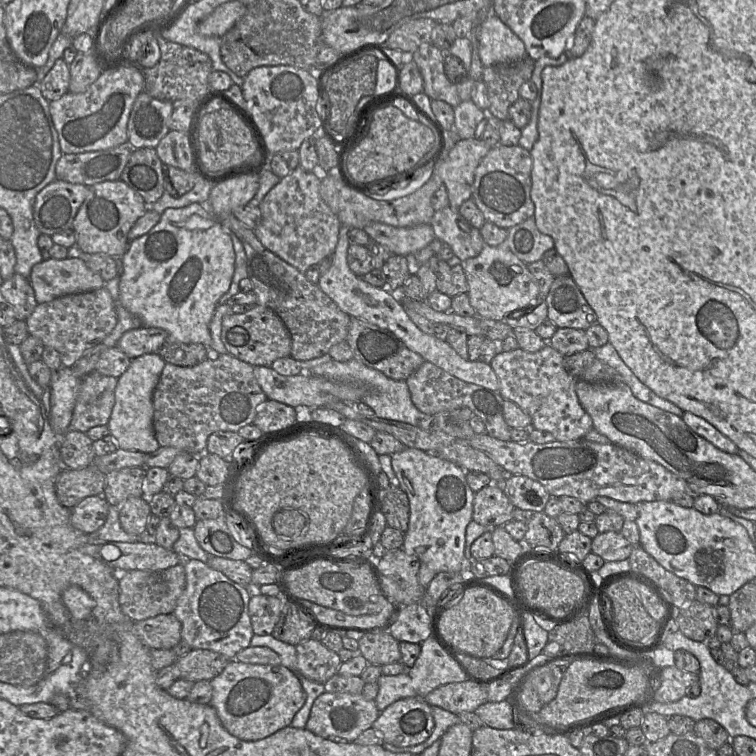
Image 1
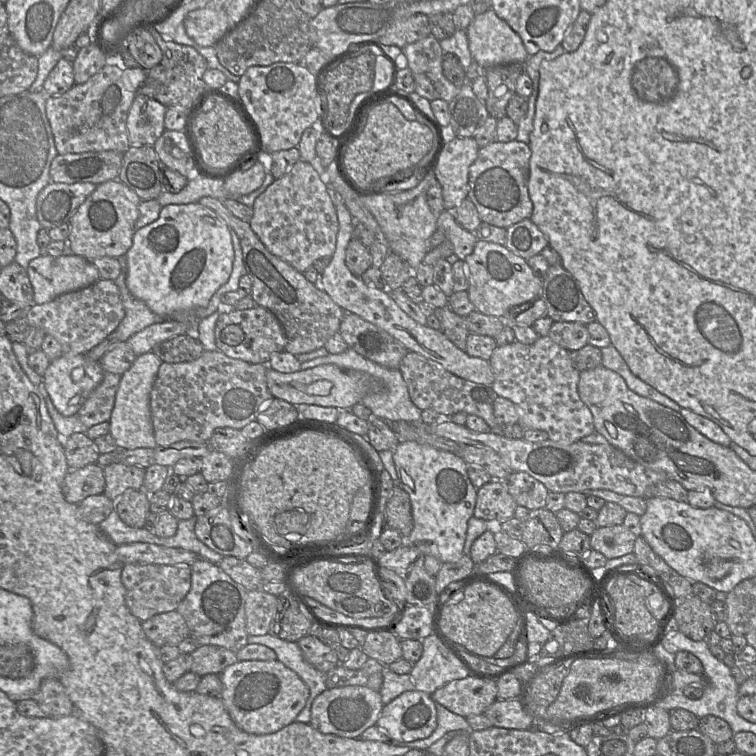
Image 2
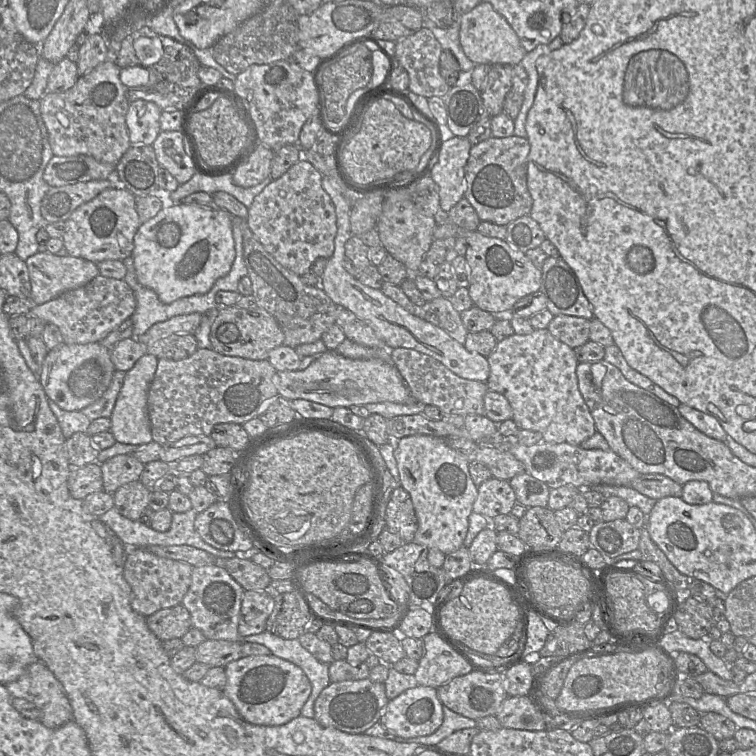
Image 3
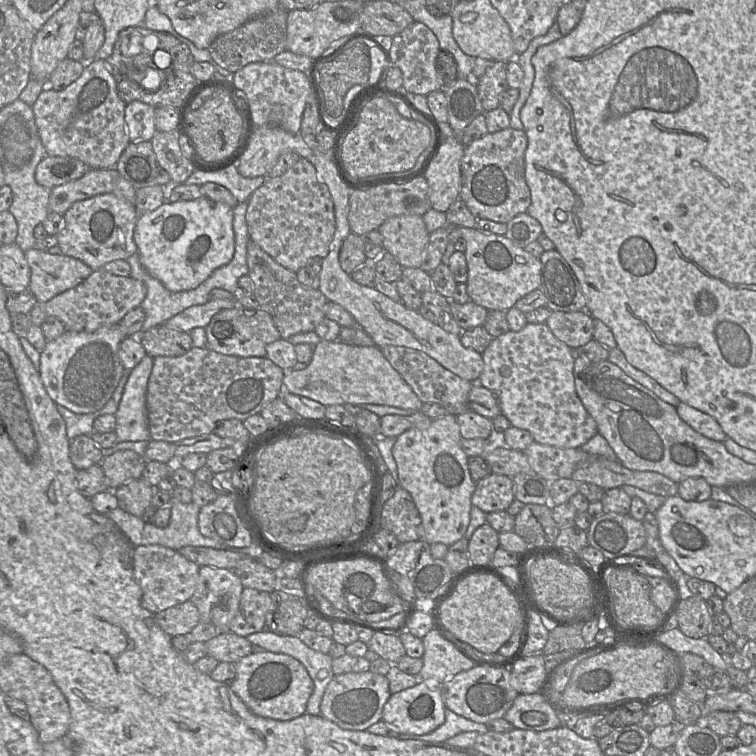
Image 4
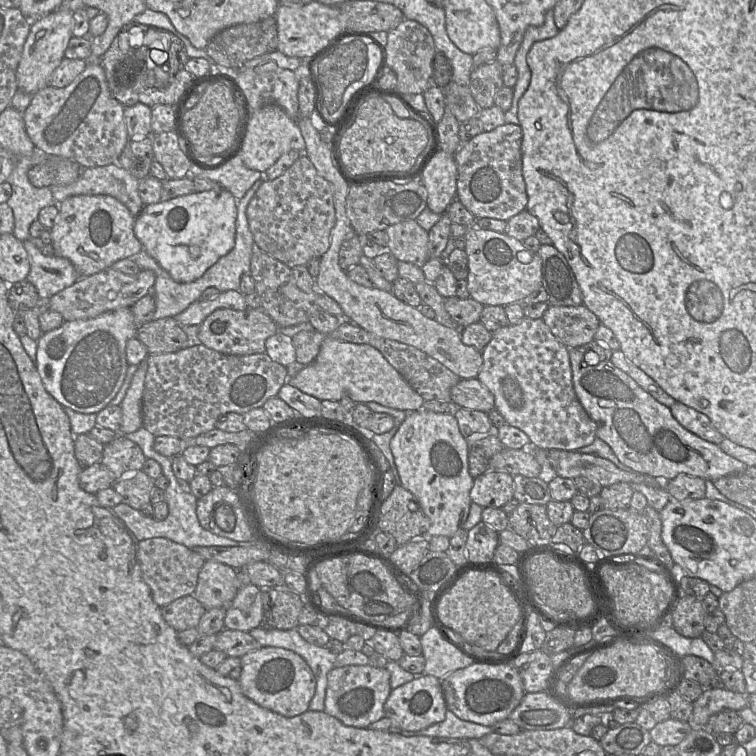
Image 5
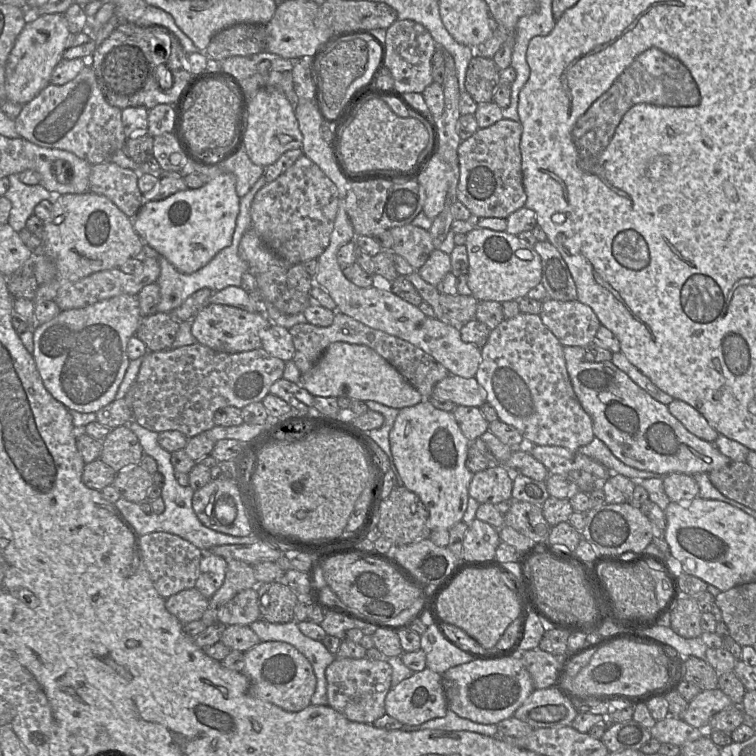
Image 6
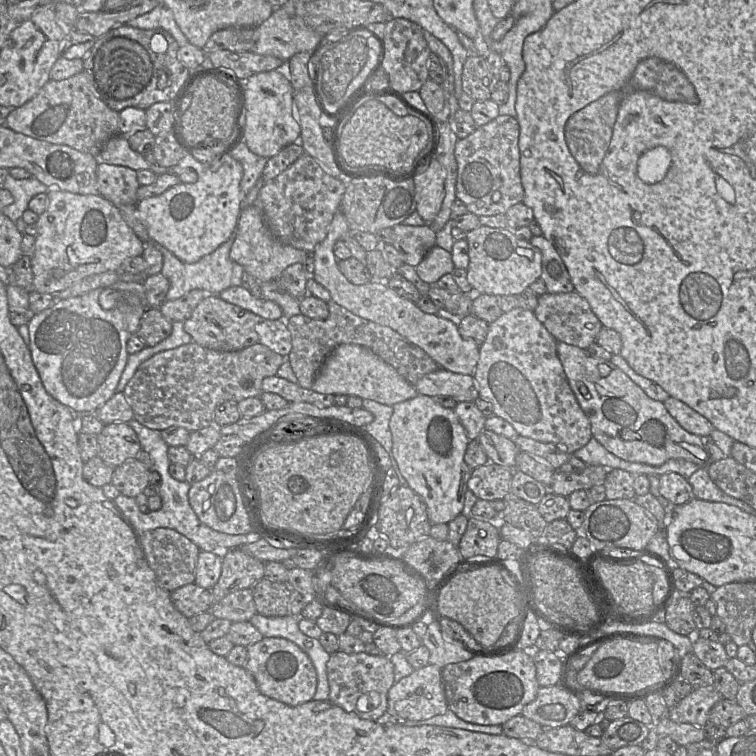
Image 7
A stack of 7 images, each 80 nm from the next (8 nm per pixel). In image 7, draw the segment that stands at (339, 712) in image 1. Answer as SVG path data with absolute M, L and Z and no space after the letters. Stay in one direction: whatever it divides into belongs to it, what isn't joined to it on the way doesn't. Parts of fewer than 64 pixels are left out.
M336 651L327 662L329 701L349 714L361 719L376 721L387 711L388 691L395 683L394 665L386 655L369 655L365 652L348 654Z

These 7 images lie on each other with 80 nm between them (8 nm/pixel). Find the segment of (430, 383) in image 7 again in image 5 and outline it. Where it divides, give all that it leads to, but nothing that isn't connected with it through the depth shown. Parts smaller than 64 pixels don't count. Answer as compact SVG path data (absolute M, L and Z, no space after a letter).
M461 379L451 389L451 401L456 405L485 413L495 408L493 394L477 379Z

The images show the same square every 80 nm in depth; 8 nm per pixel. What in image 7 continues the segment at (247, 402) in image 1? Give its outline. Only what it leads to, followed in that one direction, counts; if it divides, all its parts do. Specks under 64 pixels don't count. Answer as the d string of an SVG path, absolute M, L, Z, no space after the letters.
M191 342L161 351L142 362L123 392L133 409L134 419L142 425L155 430L179 426L194 432L215 424L214 411L220 403L259 397L263 392L263 379L277 375L278 369L286 359L260 342L239 351L218 351Z

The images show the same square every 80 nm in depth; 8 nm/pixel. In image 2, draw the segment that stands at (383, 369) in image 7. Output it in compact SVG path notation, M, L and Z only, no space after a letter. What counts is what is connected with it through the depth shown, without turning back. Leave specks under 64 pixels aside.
M323 364L310 369L293 373L281 373L268 368L266 383L274 398L293 405L310 404L322 407L335 407L339 410L350 410L361 402L369 392L369 377L343 370L333 364Z

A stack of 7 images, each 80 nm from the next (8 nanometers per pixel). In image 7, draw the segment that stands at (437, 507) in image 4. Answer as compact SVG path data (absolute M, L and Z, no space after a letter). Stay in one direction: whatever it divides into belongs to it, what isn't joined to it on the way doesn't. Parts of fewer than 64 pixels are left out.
M418 394L392 407L393 415L390 419L392 452L399 470L407 485L425 502L431 526L448 524L462 513L468 480L473 470L465 462L465 452L469 443L465 428L453 409L441 406L433 397L427 395Z

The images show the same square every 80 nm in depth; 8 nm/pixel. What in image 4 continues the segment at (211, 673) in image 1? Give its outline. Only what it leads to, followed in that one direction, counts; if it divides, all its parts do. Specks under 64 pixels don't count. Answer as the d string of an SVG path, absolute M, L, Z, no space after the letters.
M232 632L221 633L204 643L206 655L212 656L219 662L237 662L252 653L252 644L246 637Z

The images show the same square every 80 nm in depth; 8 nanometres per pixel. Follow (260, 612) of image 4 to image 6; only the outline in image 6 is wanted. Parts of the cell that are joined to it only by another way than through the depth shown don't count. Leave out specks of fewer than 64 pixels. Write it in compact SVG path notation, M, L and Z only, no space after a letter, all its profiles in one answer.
M256 587L239 592L224 606L217 615L218 622L229 625L247 625L260 619L260 612L257 604Z

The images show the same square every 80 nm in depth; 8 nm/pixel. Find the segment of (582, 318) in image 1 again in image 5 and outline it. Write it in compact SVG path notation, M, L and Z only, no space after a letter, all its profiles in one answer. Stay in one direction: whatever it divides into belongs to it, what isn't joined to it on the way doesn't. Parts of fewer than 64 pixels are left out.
M541 244L538 255L542 262L542 286L548 294L548 303L555 306L578 306L583 303L582 293L565 256L554 245Z

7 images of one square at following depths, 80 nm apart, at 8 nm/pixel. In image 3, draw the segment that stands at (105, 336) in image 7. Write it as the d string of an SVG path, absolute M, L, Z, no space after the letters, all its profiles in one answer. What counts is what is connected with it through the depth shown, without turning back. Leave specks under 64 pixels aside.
M62 343L48 351L41 365L39 381L48 398L60 408L67 411L80 411L97 401L105 393L115 370L111 360L111 350L102 343Z

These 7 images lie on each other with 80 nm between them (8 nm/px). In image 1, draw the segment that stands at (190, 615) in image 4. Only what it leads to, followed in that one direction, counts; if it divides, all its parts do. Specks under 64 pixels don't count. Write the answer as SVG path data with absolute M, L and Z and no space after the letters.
M173 613L161 614L135 622L134 632L149 649L172 649L182 638L182 625Z

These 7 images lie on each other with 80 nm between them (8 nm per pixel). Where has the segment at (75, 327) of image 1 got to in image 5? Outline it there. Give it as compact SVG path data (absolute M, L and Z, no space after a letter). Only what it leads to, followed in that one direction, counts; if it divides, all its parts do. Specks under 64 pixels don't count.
M109 267L87 277L81 277L51 296L49 309L59 312L65 321L74 321L95 318L120 308L131 308L140 298L152 293L155 279L155 273L149 269L128 275Z

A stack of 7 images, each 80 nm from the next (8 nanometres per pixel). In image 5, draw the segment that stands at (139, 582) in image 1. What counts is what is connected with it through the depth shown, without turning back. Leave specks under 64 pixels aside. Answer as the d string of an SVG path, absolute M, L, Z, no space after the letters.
M164 537L141 540L137 543L137 559L144 582L149 586L154 602L163 607L172 601L194 593L198 574L205 560L192 549Z

